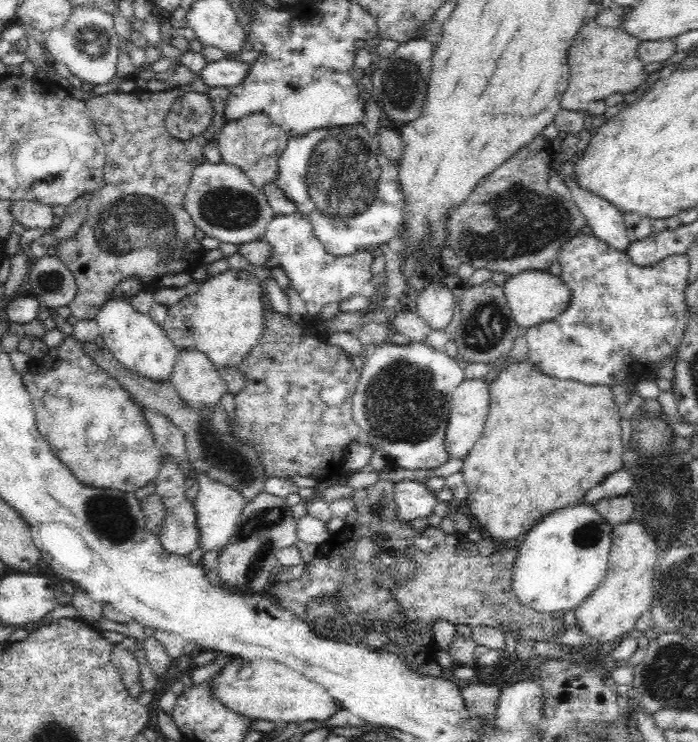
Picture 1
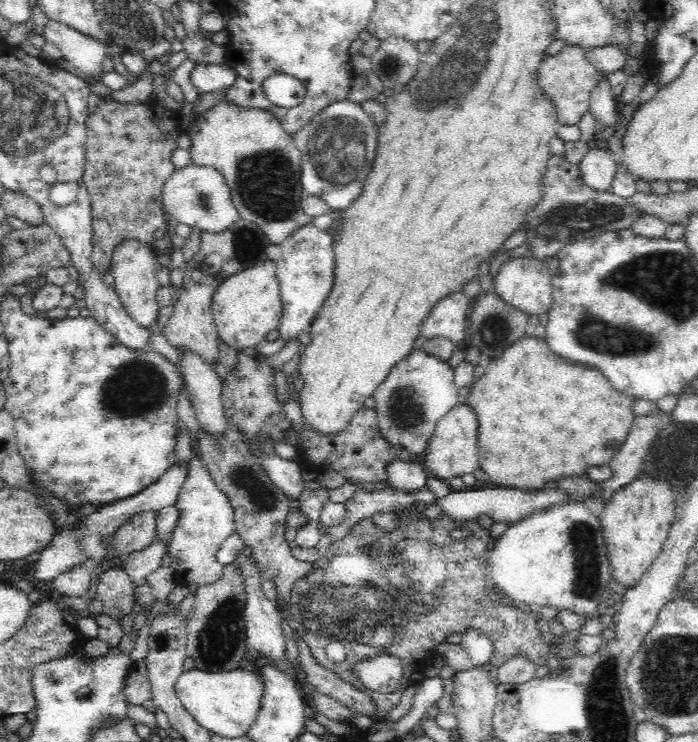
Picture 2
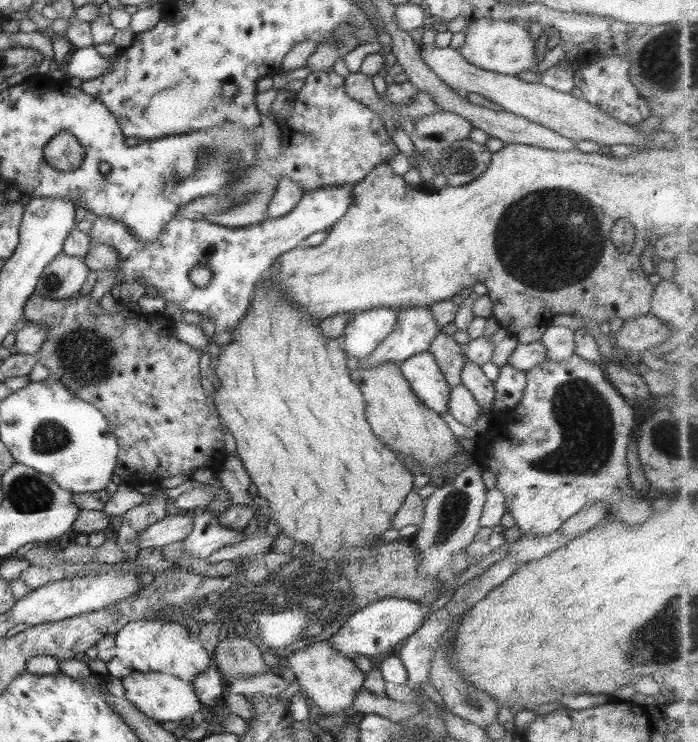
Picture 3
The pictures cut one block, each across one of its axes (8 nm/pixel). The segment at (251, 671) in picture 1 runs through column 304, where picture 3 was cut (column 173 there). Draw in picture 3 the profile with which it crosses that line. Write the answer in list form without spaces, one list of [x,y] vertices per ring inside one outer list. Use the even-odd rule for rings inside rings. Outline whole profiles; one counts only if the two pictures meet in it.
[[[161,672],[129,673],[121,681],[125,699],[141,712],[158,724],[164,722],[179,722],[191,718],[195,713],[203,712],[199,698],[195,696],[191,683],[176,676],[165,675]]]

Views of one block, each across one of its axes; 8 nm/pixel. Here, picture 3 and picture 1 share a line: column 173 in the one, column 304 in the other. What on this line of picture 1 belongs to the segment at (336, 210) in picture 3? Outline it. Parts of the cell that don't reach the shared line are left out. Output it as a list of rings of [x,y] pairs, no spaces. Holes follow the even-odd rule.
[[[275,215],[266,228],[264,240],[270,243],[272,255],[280,261],[279,267],[290,280],[290,287],[304,301],[308,316],[318,314],[326,304],[340,303],[346,298],[364,293],[372,278],[370,266],[373,258],[360,250],[350,256],[335,256],[328,252],[314,233],[310,220],[304,215]]]

